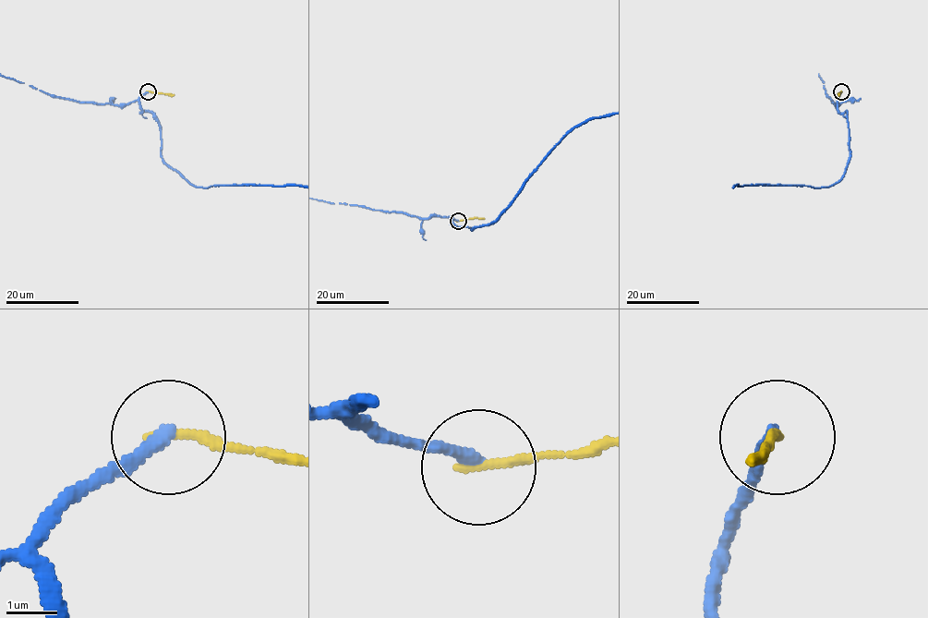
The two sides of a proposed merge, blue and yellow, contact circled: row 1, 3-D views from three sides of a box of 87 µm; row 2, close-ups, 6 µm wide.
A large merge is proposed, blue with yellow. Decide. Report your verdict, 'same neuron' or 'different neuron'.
different neuron

